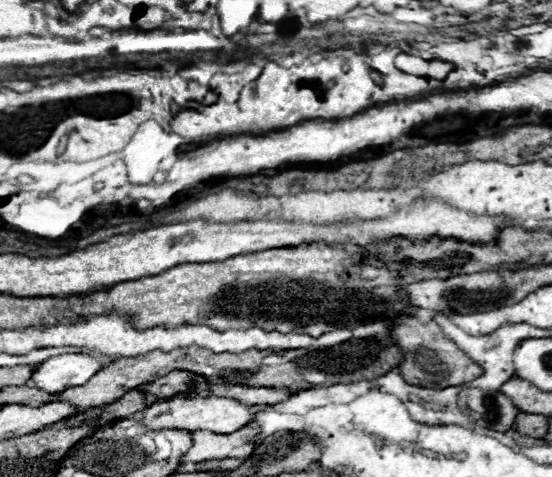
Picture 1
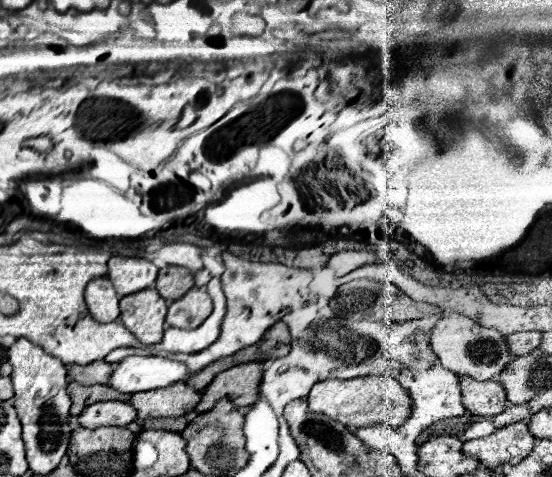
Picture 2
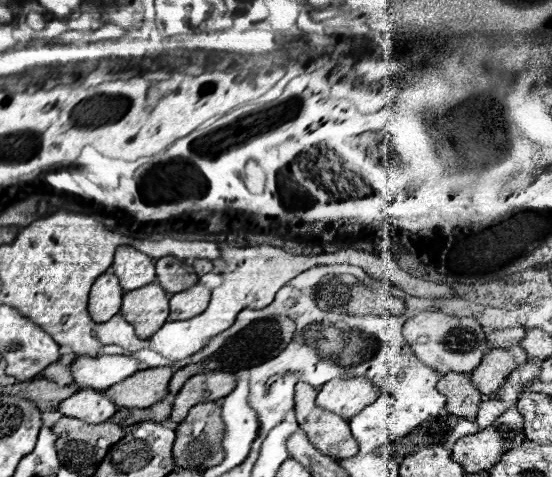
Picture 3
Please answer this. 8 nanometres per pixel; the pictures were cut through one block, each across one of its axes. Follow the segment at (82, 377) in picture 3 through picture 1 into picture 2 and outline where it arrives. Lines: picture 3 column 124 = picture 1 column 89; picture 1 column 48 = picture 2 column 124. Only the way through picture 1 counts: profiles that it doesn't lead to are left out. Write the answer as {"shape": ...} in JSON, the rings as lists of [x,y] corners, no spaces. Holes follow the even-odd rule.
{"shape":[[[128,356],[116,364],[108,386],[126,394],[166,388],[176,382],[186,382],[188,368],[160,356]],[[160,362],[160,364],[158,364]]]}

